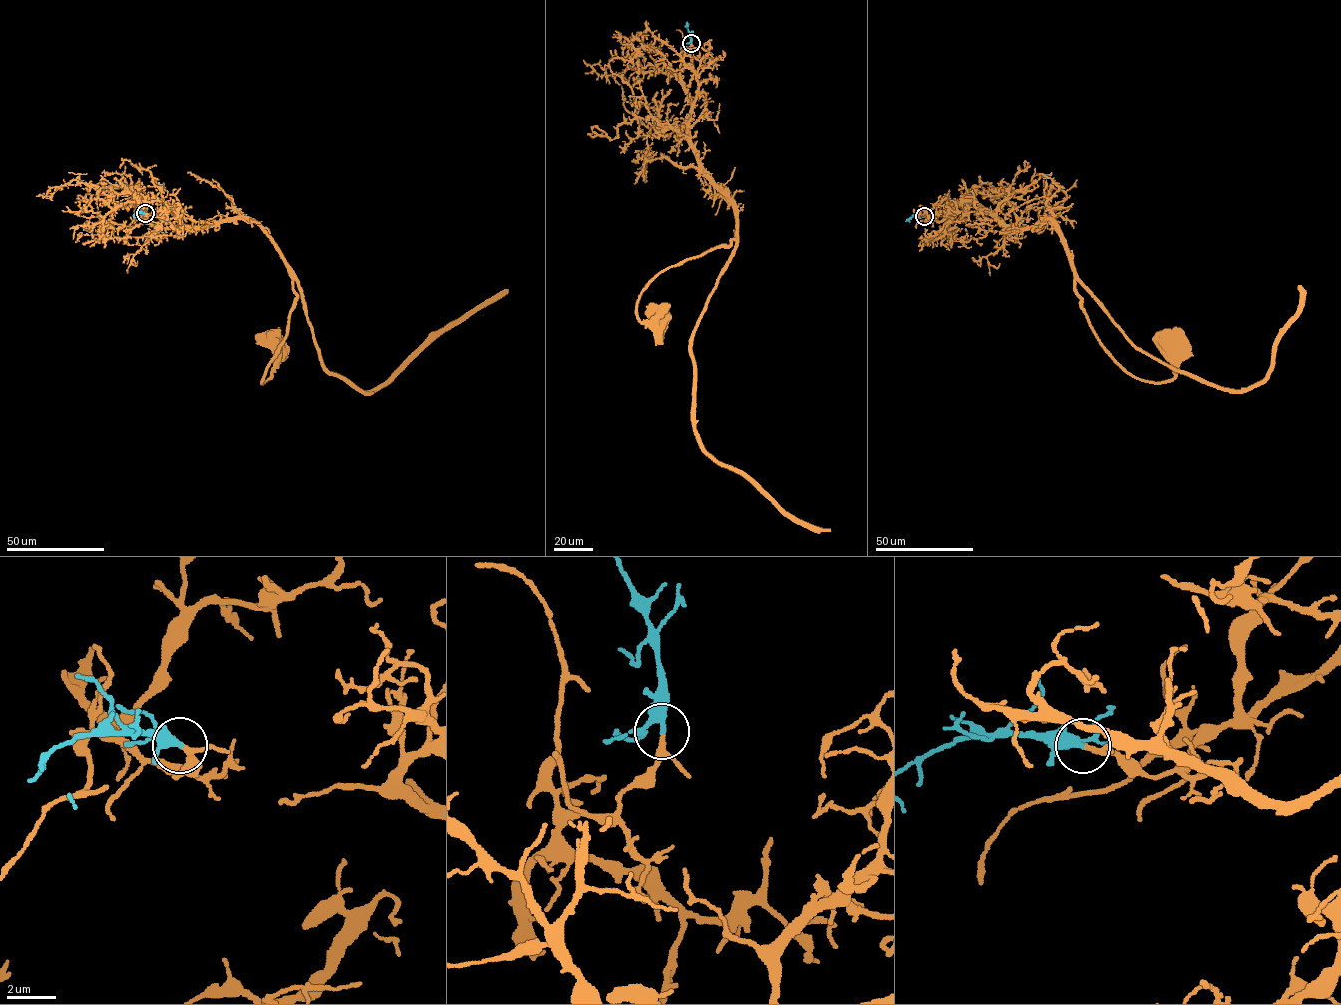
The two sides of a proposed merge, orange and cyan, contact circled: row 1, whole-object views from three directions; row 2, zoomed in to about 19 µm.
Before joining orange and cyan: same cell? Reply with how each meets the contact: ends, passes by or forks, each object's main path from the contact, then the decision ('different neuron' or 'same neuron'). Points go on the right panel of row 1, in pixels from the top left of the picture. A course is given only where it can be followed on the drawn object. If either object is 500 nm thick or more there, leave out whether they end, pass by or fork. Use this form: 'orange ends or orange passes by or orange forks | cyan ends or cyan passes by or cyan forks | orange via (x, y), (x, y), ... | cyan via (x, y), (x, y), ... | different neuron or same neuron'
orange passes by | cyan passes by | orange via (924, 216), (976, 201), (1009, 226), (1048, 219), (1080, 307), (1114, 361), (1147, 381), (1171, 381), (1168, 338) | cyan via (923, 216), (910, 217), (909, 222) | same neuron

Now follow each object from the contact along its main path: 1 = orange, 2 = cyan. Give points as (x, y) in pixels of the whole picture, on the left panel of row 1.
1: (145, 213), (140, 198), (156, 198), (184, 224), (261, 228), (297, 296), (261, 383), (272, 339)
2: (145, 213), (133, 214), (136, 218)

